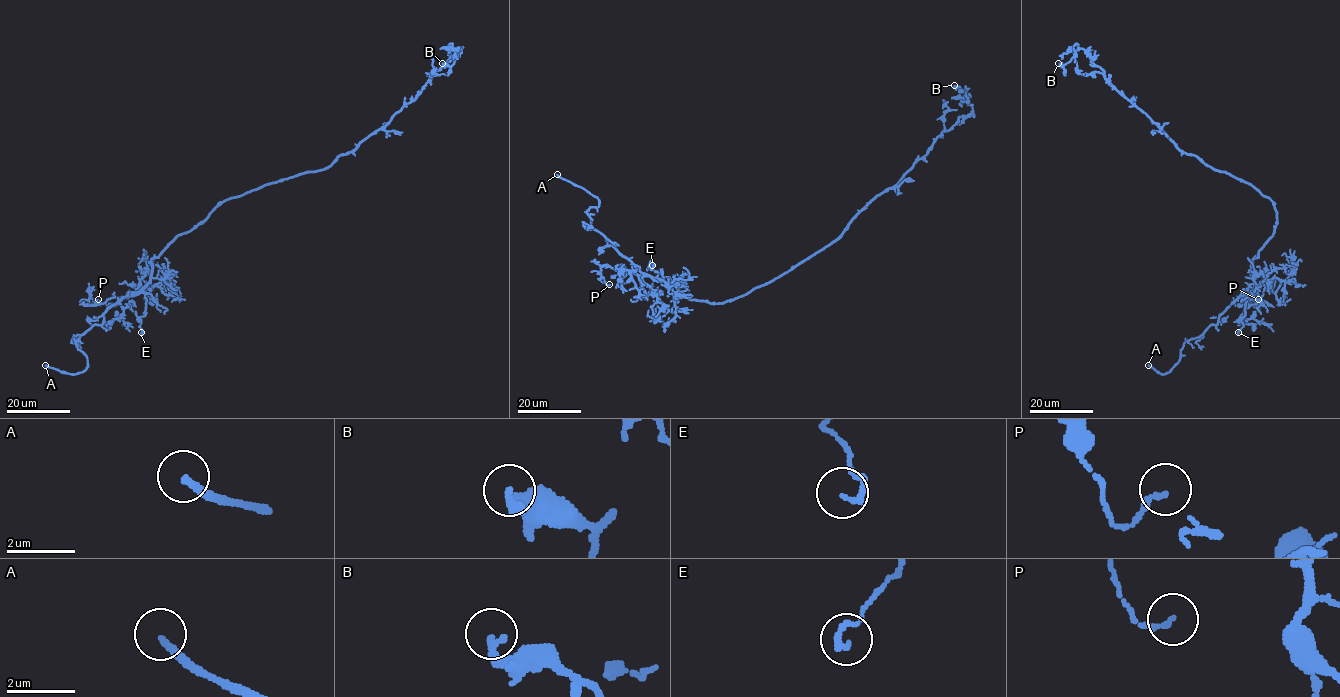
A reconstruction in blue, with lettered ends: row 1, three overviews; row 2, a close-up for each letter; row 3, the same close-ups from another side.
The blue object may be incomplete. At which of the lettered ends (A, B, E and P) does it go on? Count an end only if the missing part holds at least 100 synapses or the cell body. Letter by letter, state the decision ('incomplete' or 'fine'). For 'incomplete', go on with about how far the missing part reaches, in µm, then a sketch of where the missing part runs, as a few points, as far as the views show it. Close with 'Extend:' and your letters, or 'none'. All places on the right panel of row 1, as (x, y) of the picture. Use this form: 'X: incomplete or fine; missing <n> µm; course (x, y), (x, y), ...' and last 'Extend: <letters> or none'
A: incomplete; missing 25 µm; course (1148, 365), (1135, 361), (1135, 369), (1145, 373)
B: fine
E: fine
P: fine
Extend: A

